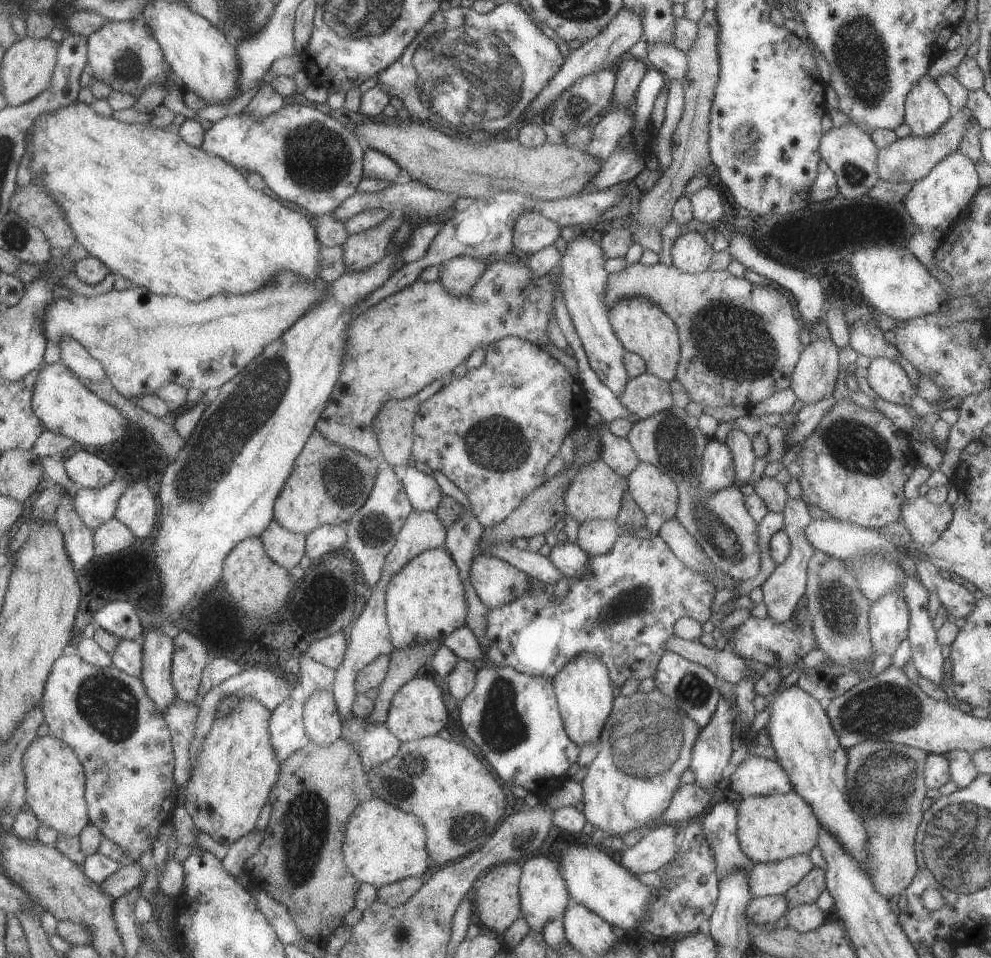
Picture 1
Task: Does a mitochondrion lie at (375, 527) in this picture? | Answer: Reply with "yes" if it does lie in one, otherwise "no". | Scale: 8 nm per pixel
yes

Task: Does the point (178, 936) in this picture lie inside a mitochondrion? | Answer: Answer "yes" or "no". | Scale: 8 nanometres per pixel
no

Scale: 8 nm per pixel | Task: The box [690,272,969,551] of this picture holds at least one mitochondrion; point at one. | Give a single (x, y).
(854, 444)

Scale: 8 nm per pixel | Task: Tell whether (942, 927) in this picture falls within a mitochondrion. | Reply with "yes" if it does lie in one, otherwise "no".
no

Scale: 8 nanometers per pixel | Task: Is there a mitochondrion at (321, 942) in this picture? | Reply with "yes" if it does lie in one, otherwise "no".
no

